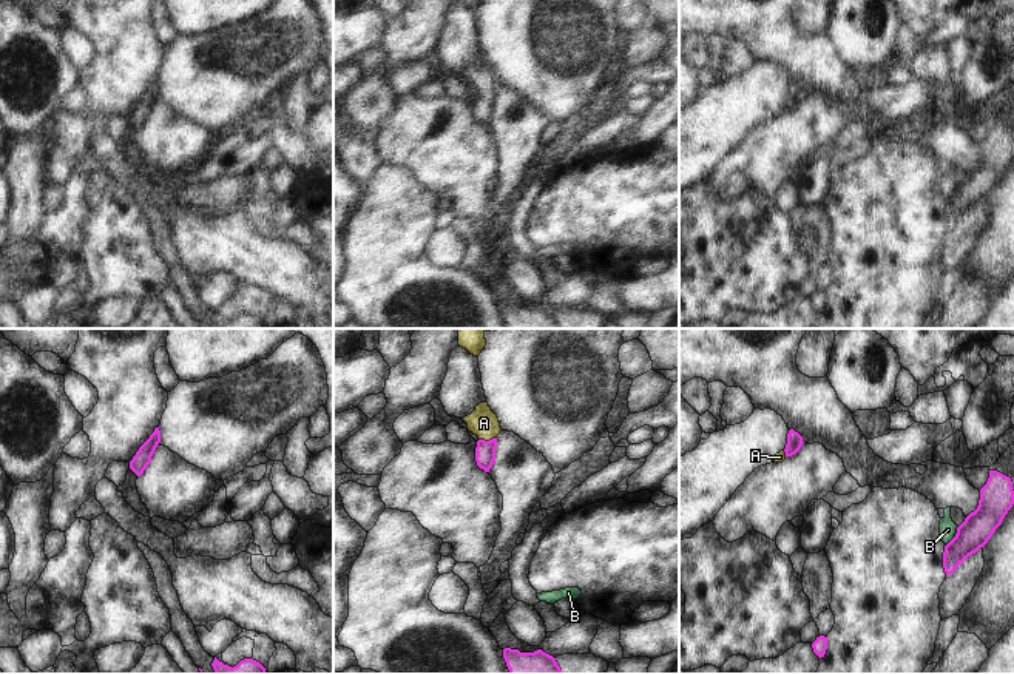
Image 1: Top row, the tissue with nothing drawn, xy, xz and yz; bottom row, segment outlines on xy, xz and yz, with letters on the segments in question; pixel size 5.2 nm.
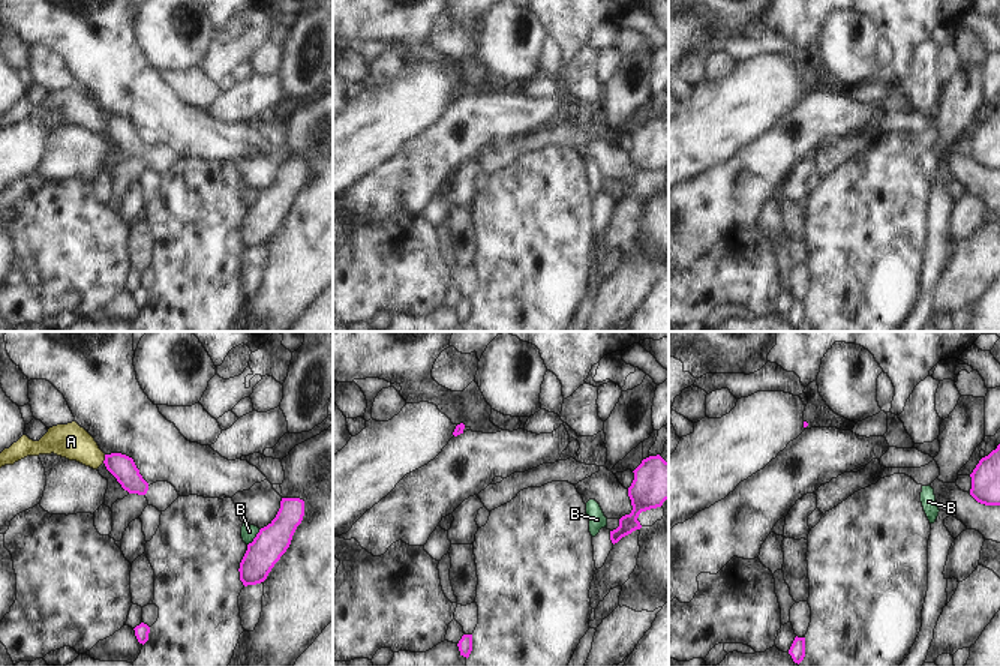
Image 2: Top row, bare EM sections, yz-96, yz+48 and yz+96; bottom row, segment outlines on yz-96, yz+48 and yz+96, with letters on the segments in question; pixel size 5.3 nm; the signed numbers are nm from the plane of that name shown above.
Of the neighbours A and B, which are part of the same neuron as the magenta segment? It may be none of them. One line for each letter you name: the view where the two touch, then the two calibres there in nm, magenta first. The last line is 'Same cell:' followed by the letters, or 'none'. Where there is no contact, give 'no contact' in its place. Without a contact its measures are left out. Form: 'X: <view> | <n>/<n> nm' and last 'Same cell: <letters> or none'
A: xz | 110/150 nm
Same cell: A

